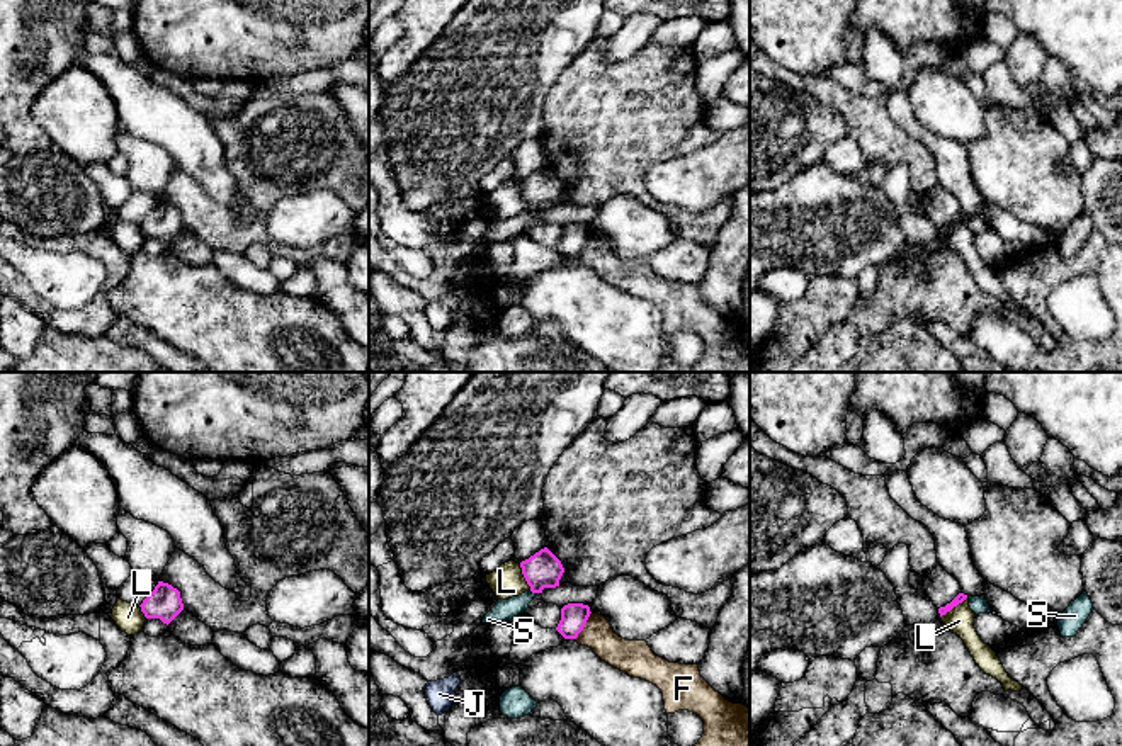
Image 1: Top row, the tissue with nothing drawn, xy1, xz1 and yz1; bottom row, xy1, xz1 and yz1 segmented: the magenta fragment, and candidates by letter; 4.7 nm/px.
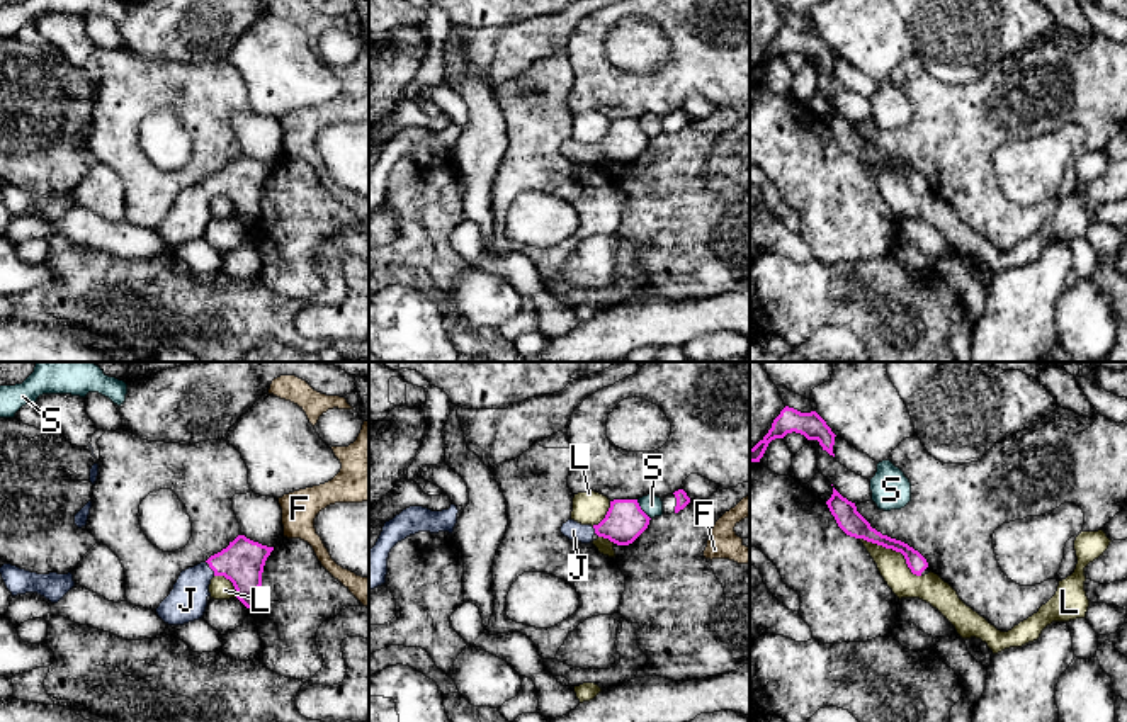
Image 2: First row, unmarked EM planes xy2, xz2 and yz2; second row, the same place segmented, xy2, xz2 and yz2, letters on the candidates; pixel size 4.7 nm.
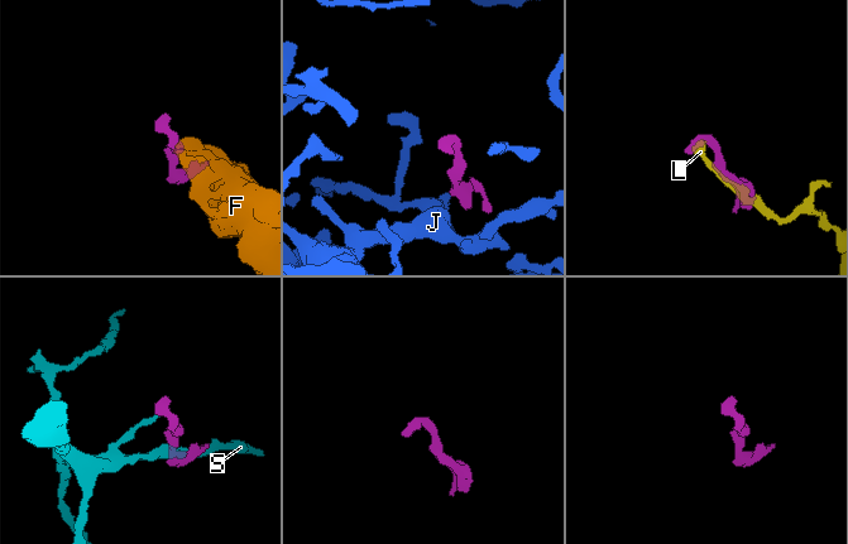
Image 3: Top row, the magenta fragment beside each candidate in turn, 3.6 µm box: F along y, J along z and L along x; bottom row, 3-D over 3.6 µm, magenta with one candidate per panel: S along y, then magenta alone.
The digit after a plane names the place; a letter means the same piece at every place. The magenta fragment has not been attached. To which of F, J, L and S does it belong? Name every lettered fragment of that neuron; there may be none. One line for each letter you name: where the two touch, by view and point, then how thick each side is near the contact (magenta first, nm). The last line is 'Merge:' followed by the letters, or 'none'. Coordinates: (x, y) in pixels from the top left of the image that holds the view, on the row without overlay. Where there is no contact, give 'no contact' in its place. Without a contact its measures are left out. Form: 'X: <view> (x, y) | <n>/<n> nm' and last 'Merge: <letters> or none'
J: xy2 (213, 189) | 200/180 nm
Merge: J

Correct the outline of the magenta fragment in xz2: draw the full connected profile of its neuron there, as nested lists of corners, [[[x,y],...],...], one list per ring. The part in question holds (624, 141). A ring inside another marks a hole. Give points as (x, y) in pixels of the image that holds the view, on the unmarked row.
[[[614,119],[610,121],[605,138],[598,144],[592,146],[568,139],[563,143],[561,153],[581,163],[590,163],[597,153],[617,165],[629,165],[648,148],[649,139],[637,119]]]

